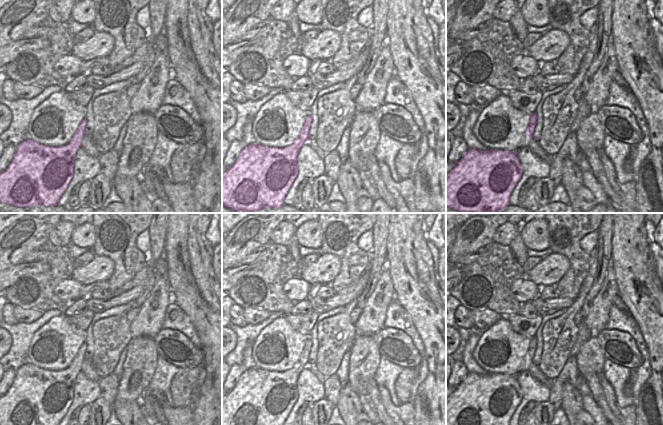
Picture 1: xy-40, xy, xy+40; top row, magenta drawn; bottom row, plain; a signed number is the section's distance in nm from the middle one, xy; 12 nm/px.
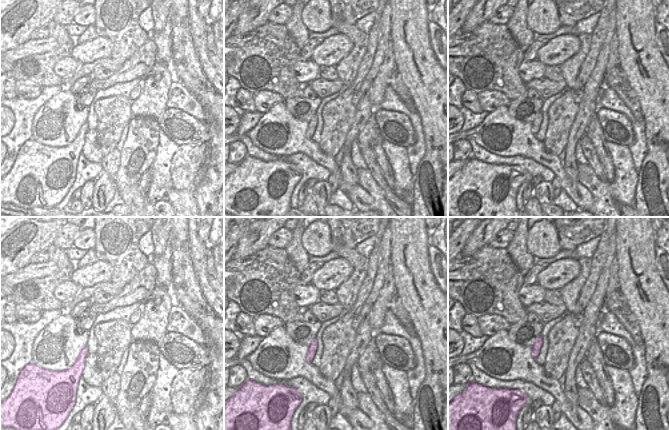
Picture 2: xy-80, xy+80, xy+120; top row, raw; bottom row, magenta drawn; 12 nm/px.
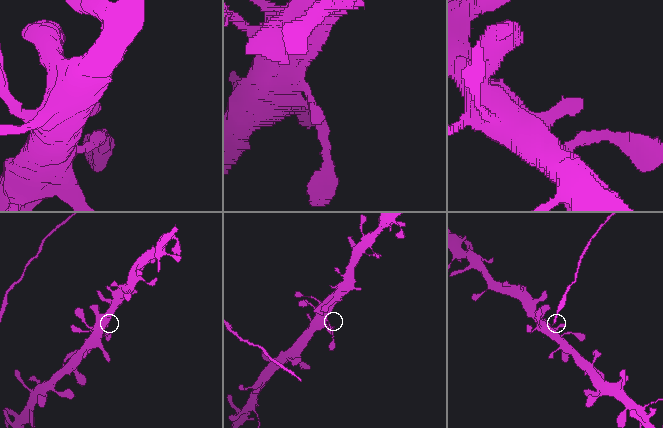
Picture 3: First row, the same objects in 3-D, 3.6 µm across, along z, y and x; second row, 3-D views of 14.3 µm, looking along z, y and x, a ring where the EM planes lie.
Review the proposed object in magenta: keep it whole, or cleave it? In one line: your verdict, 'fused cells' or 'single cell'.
single cell

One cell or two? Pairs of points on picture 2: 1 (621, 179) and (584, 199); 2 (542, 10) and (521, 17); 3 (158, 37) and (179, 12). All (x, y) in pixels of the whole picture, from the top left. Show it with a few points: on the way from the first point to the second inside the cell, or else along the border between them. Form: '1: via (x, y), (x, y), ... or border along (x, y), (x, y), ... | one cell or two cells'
1: border along (578, 180), (591, 194), (591, 206) | two cells
2: border along (527, 10), (527, 26), (533, 32) | two cells
3: border along (168, 14), (171, 23), (172, 45) | two cells

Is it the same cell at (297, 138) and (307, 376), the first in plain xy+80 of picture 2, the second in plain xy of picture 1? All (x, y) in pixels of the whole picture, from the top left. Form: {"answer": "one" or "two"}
{"answer": "two"}

